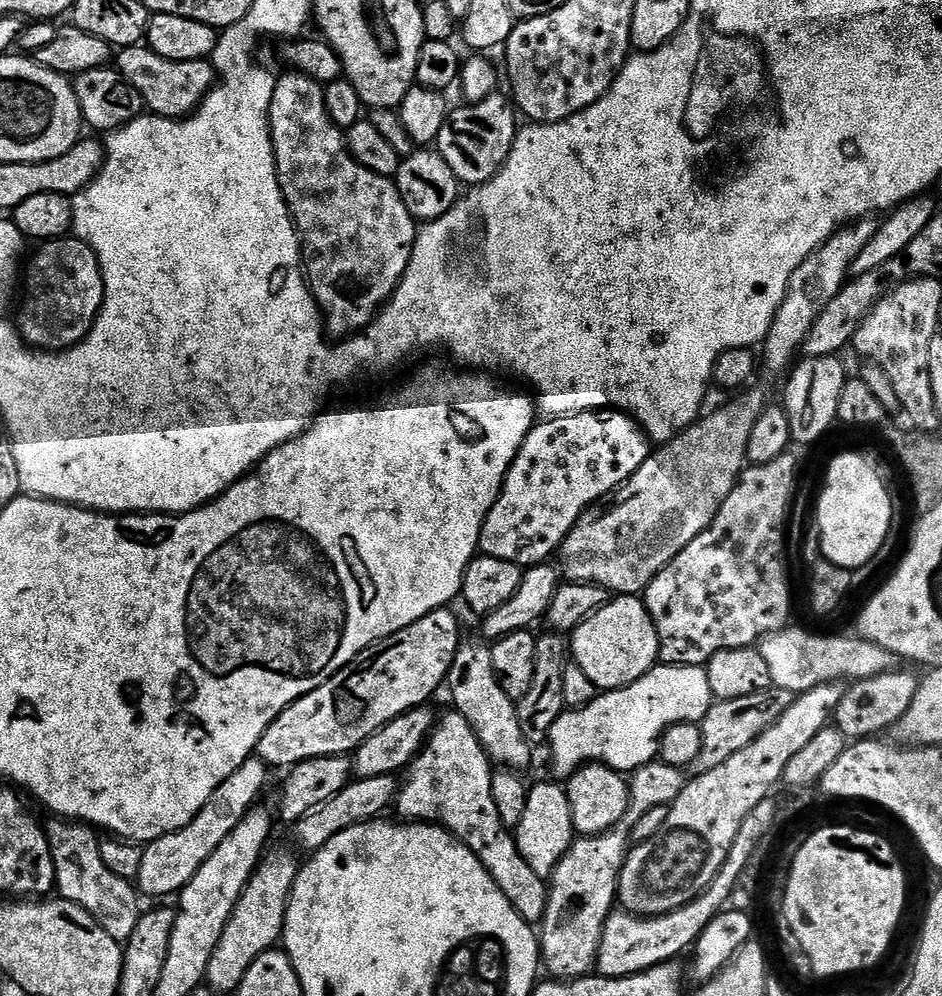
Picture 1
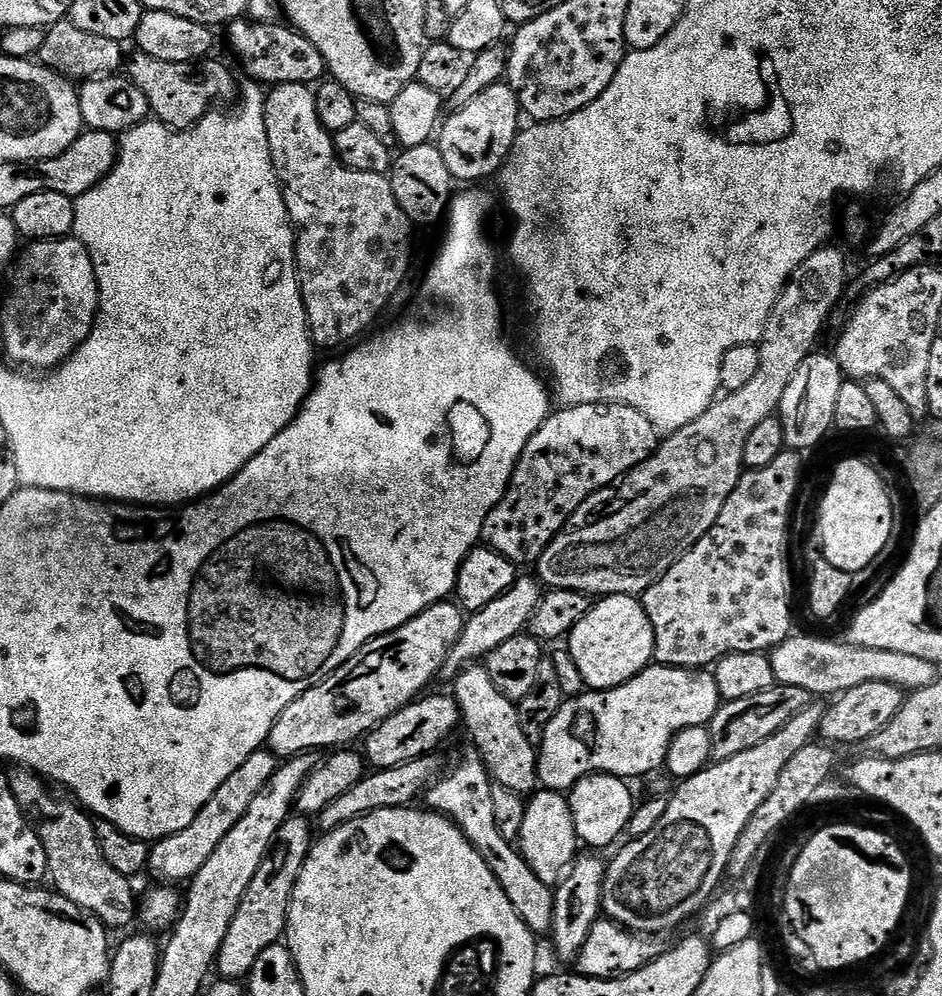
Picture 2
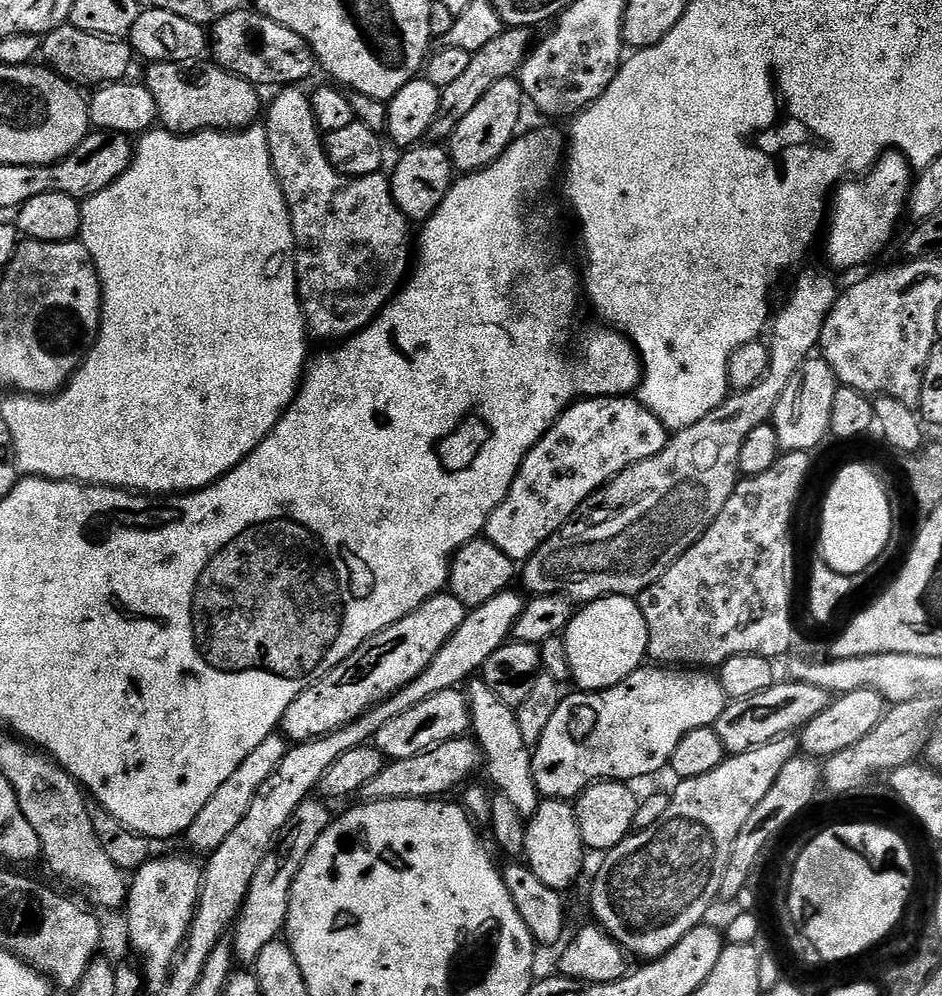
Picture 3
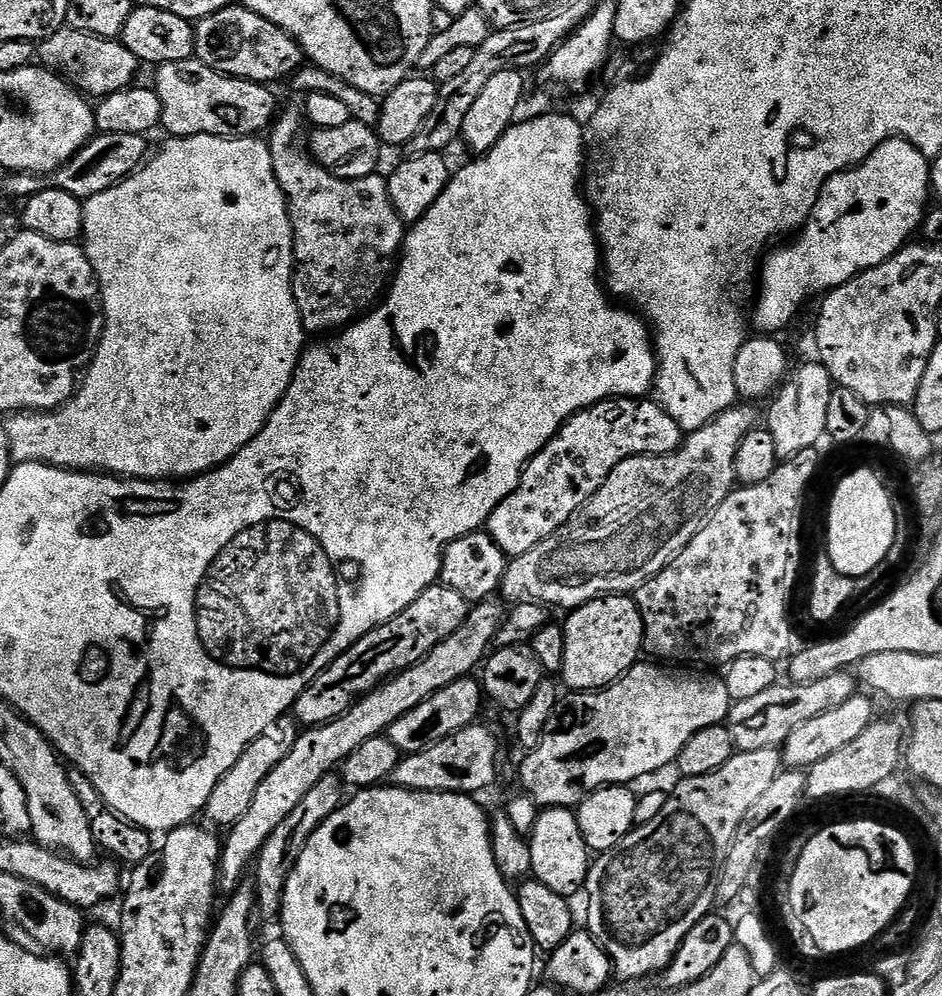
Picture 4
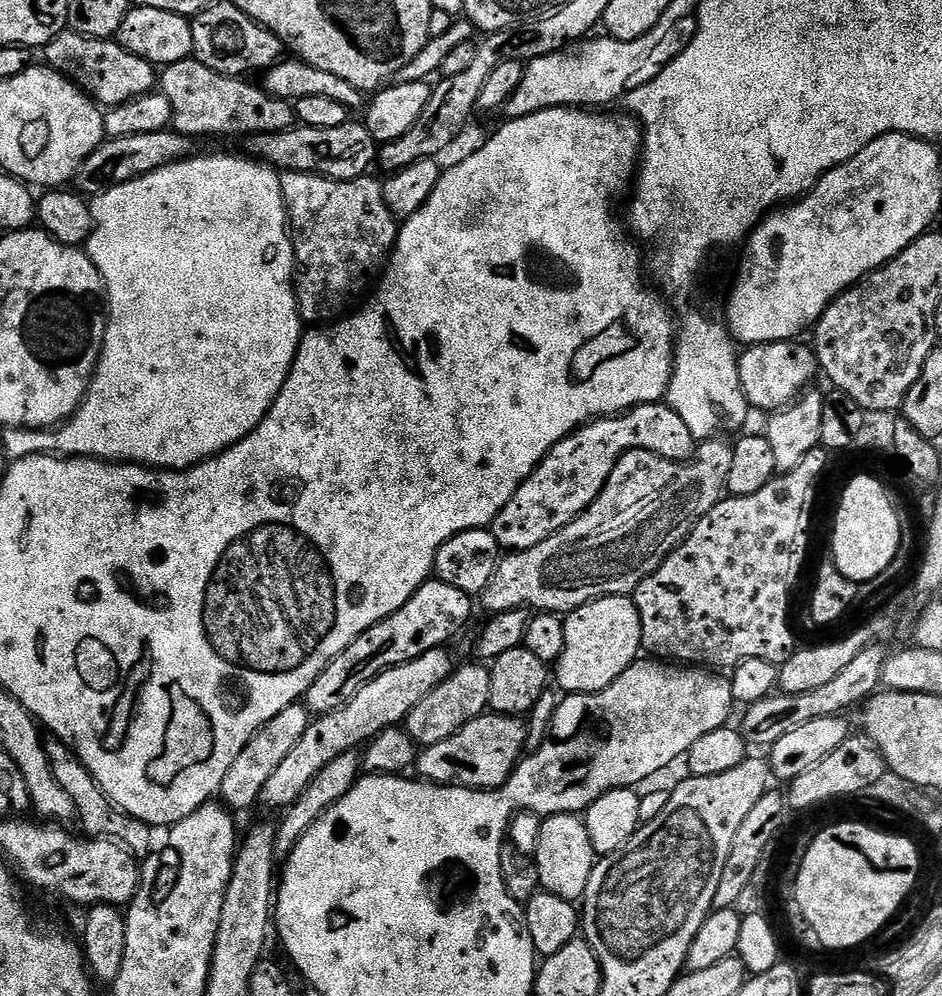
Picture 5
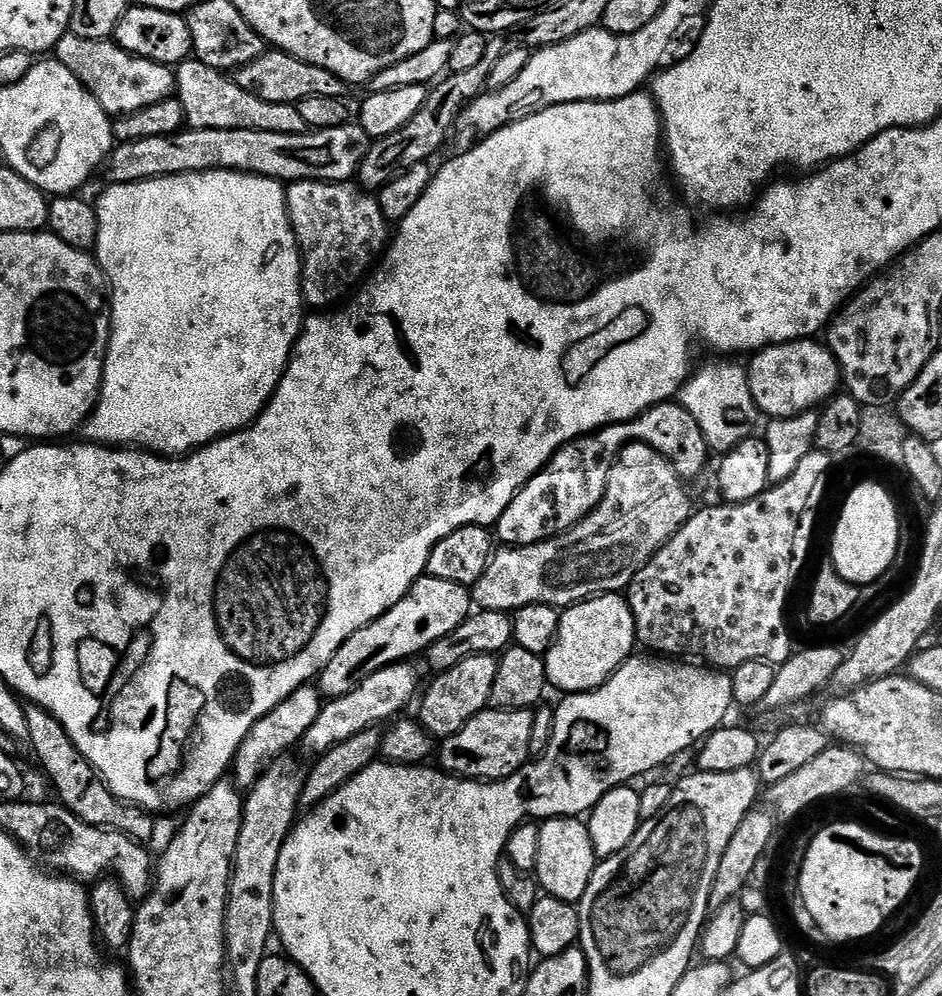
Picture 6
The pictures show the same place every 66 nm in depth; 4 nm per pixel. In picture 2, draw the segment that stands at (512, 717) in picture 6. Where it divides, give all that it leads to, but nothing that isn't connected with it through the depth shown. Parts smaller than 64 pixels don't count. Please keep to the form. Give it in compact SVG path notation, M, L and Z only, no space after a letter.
M429 754L422 758L414 758L410 762L402 762L398 766L389 768L377 768L369 771L360 781L358 786L346 790L342 798L330 802L321 810L318 817L318 828L321 833L333 832L338 826L350 822L359 816L370 814L374 810L386 810L387 808L407 808L415 805L416 800L427 793L430 785L441 775L439 755Z

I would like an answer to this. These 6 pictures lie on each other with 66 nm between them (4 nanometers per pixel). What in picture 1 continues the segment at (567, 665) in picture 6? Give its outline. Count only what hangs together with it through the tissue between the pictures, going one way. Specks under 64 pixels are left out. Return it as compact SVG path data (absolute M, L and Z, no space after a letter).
M620 594L609 599L606 606L602 606L593 616L582 621L575 632L571 633L570 656L585 672L586 678L590 678L590 682L596 684L597 689L624 688L630 682L638 682L638 678L655 668L660 660L658 634L654 630L654 622L646 610L643 599L636 594Z

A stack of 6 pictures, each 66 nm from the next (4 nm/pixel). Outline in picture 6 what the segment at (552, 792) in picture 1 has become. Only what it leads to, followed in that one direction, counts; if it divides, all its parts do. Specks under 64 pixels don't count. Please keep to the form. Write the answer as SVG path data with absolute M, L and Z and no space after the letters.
M557 818L543 821L539 830L538 862L534 873L539 887L549 896L579 905L598 863L587 823L580 818Z

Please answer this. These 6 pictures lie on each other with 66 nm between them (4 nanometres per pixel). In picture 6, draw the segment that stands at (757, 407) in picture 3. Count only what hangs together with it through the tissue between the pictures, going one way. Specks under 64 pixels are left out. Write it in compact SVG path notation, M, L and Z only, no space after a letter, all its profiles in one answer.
M633 442L624 445L620 449L620 455L612 461L612 468L608 472L608 485L598 507L589 516L585 516L584 519L577 522L573 528L554 535L548 540L543 540L530 546L522 546L521 548L504 546L499 550L493 551L492 561L486 566L486 574L482 574L482 578L478 578L478 582L471 585L470 591L472 593L473 605L477 609L498 610L499 612L509 614L515 613L517 608L525 608L531 604L550 604L557 610L563 610L572 607L573 604L580 603L582 600L591 600L594 596L603 596L605 592L623 593L627 589L629 582L638 574L638 570L642 570L642 566L646 566L646 562L650 562L650 558L654 558L654 554L658 549L692 517L694 505L692 505L692 496L688 493L687 487L689 488L689 485L676 473L671 462L662 453L654 451L651 444Z

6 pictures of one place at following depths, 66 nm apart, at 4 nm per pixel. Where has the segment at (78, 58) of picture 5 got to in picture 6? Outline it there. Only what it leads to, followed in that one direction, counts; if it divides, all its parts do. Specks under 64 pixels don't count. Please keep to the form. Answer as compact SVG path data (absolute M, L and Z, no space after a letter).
M67 32L56 43L54 56L82 82L88 92L98 98L103 109L116 118L129 116L154 102L169 99L176 86L176 74L169 65L130 54L109 39L86 39Z

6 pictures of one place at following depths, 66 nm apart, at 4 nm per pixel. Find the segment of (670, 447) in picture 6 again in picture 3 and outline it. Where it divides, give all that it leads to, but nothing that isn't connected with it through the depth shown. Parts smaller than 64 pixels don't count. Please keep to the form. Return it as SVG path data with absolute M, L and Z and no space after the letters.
M635 395L626 396L594 396L591 398L580 398L569 404L568 408L560 417L556 419L556 424L544 435L536 445L534 445L527 454L524 455L522 466L518 470L518 474L514 478L514 482L510 486L510 490L498 507L496 507L490 515L488 515L488 527L486 529L486 538L494 546L498 546L498 550L502 550L502 554L506 554L514 562L523 562L528 557L533 556L555 532L560 531L569 520L575 517L576 512L588 501L598 489L603 488L605 484L617 476L622 470L626 470L630 466L634 466L638 462L642 462L646 458L654 458L669 442L670 433L666 425L660 421L654 413L645 406Z

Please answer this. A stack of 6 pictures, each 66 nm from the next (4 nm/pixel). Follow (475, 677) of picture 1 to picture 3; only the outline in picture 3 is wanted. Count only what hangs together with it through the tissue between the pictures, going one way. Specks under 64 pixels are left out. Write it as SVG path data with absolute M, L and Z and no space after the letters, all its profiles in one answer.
M482 678L473 679L467 685L466 695L472 714L470 732L480 745L483 767L486 772L488 768L488 776L492 779L491 787L496 787L495 791L505 796L518 809L518 814L532 817L540 808L542 797L532 777L533 749L528 748L522 738L513 705L502 702Z

